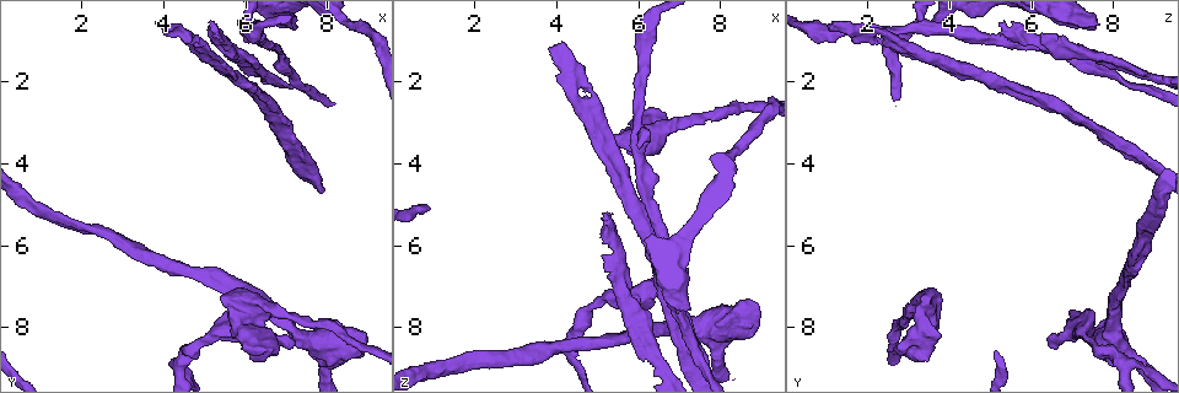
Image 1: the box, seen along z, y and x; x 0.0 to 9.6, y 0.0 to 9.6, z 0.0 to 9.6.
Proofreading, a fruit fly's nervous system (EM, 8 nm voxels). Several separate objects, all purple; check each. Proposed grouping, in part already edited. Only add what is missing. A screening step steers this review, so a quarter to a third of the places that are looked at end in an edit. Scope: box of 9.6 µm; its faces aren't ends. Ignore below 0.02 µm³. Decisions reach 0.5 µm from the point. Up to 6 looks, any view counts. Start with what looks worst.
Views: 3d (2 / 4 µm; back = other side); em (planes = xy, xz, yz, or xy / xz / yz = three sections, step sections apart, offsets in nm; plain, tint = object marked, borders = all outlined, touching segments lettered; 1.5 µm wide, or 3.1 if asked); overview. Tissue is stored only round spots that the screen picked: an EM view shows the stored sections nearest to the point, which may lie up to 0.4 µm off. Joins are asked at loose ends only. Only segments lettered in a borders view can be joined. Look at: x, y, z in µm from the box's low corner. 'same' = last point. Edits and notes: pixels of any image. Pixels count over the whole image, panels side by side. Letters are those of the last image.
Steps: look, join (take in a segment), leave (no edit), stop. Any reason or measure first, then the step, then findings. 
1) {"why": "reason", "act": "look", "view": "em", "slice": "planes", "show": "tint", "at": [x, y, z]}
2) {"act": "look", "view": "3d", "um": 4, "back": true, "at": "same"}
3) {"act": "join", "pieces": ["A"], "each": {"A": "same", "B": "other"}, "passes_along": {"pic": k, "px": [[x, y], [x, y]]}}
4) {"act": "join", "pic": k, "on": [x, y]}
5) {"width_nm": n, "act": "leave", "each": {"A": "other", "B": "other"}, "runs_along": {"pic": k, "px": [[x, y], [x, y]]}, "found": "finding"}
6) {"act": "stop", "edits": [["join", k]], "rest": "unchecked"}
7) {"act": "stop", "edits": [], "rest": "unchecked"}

{"act": "look", "view": "em", "slice": "planes", "show": "borders", "at": [5.10, 0.65, 5.25]}

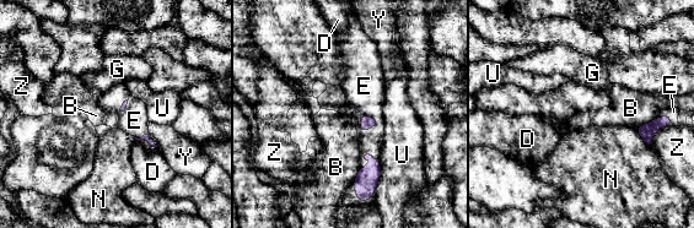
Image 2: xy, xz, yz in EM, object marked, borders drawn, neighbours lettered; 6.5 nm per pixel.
{"longest_contact_nm": ["Z", 200], "act": "join", "pieces": ["E"], "each": {"B": "other", "D": "other", "E": "same", "G": "other", "N": "other", "U": "other", "Y": "other", "Z": "other"}, "passes_along": {"pic": 2, "px": [[367, 123], [369, 128], [365, 90]]}, "found": "it goes on there"}

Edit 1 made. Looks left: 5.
{"why": "free end", "act": "look", "view": "3d", "um": 4, "at": [7.20, 8.50, 6.60]}

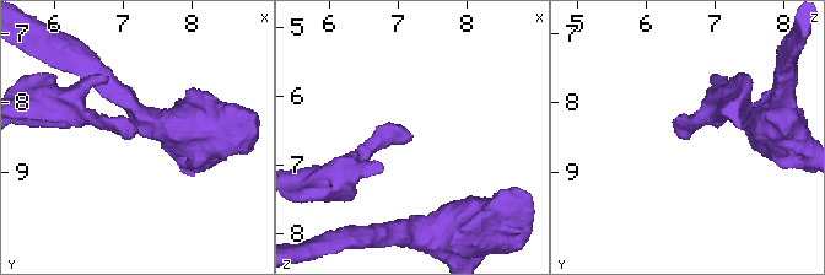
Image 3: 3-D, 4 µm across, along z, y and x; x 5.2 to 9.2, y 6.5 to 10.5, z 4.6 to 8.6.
{"why": "need the tissue", "act": "look", "view": "em", "slice": "planes", "show": "borders", "at": [7.20, 8.45, 6.65]}

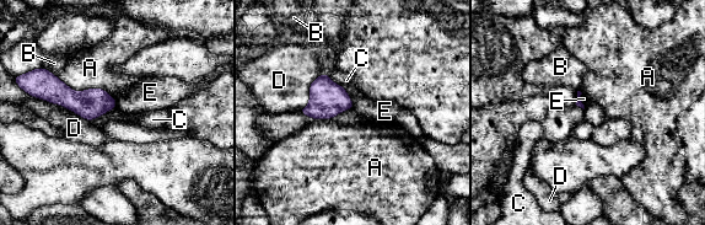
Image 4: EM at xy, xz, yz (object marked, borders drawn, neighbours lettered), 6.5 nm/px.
{"act": "leave", "each": {"A": "other", "B": "other", "C": "other", "D": "other", "E": "other"}, "found": "no lettered segment goes on from it"}

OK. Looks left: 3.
{"why": "free end", "act": "look", "view": "em", "slice": "yz", "step": 8, "show": "borders", "at": [4.10, 0.60, 1.00]}

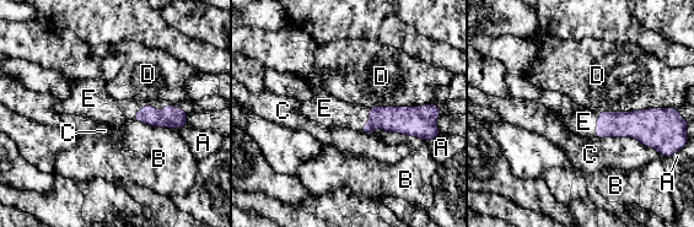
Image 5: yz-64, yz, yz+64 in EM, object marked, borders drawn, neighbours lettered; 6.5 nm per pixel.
{"act": "look", "view": "em", "slice": "planes", "show": "borders", "at": "same"}

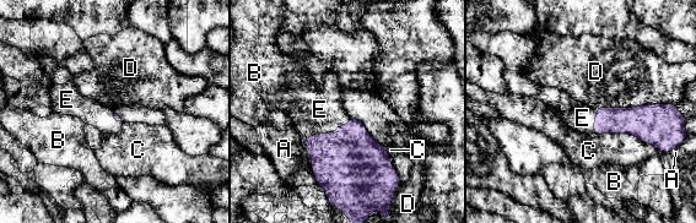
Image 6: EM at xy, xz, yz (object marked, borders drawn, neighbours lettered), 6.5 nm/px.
{"act": "join", "pieces": ["E"], "each": {"A": "other", "B": "other", "C": "other", "D": "other", "E": "same"}, "passes_along": {"pic": 6, "px": [[349, 164], [328, 134], [319, 109]]}, "found": "it goes on there"}

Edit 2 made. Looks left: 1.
{"act": "stop", "edits": [["join", 2], ["join", 6]], "rest": "unchecked"}

